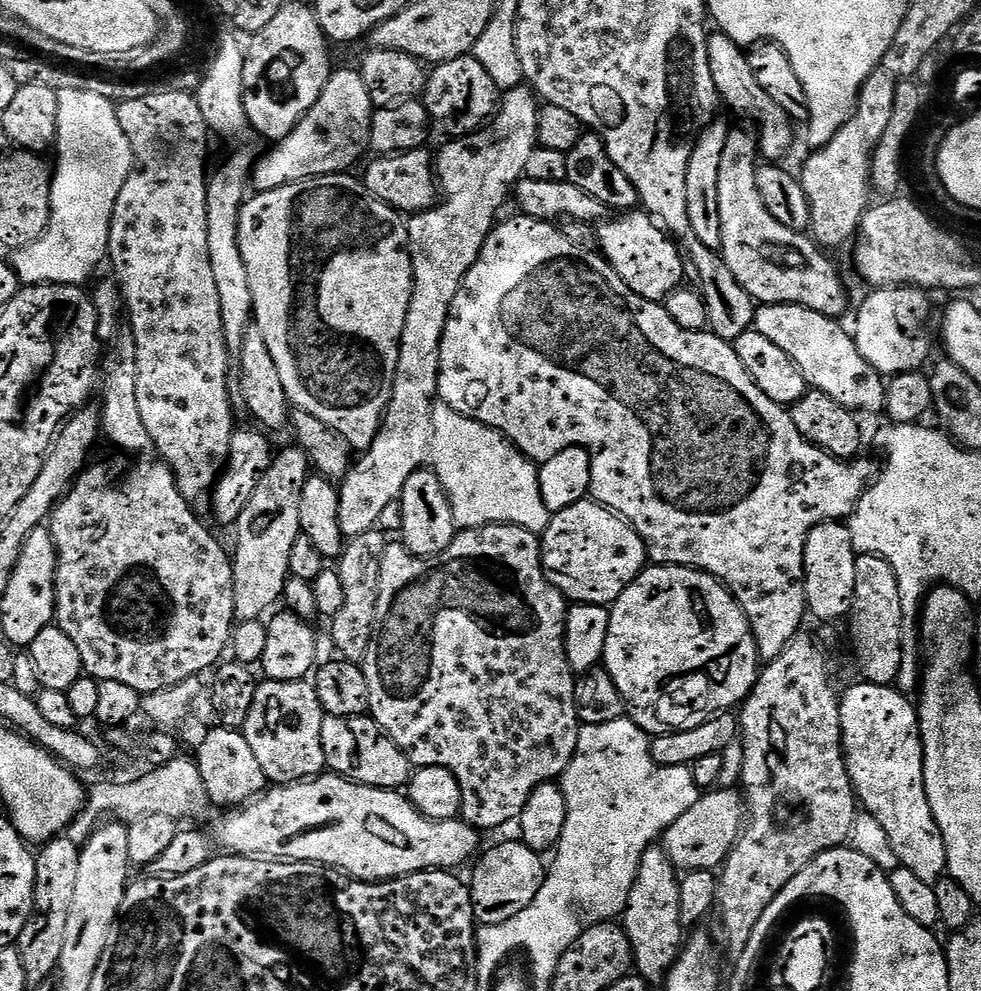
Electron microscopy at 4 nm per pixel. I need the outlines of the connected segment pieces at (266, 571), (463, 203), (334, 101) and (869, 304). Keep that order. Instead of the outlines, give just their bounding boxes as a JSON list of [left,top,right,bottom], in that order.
[[232,446,310,621],[339,86,540,538],[250,67,373,192],[854,286,932,378]]

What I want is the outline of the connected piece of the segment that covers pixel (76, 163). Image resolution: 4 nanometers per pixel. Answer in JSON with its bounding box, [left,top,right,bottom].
[10,90,134,286]

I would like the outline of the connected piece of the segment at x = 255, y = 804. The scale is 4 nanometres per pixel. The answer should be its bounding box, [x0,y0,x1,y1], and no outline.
[214,774,481,882]

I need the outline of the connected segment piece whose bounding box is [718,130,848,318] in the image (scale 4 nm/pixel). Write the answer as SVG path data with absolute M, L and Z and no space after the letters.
M729 131L726 150L722 150L722 167L718 173L718 202L722 209L722 246L719 251L726 266L730 266L730 272L752 295L757 305L797 304L833 318L843 317L843 312L848 308L848 292L844 289L835 266L824 257L827 255L820 245L811 235L790 230L790 226L782 226L782 222L778 222L778 218L774 218L774 214L766 210L766 202L762 202L756 177L758 140L751 131L748 132Z

